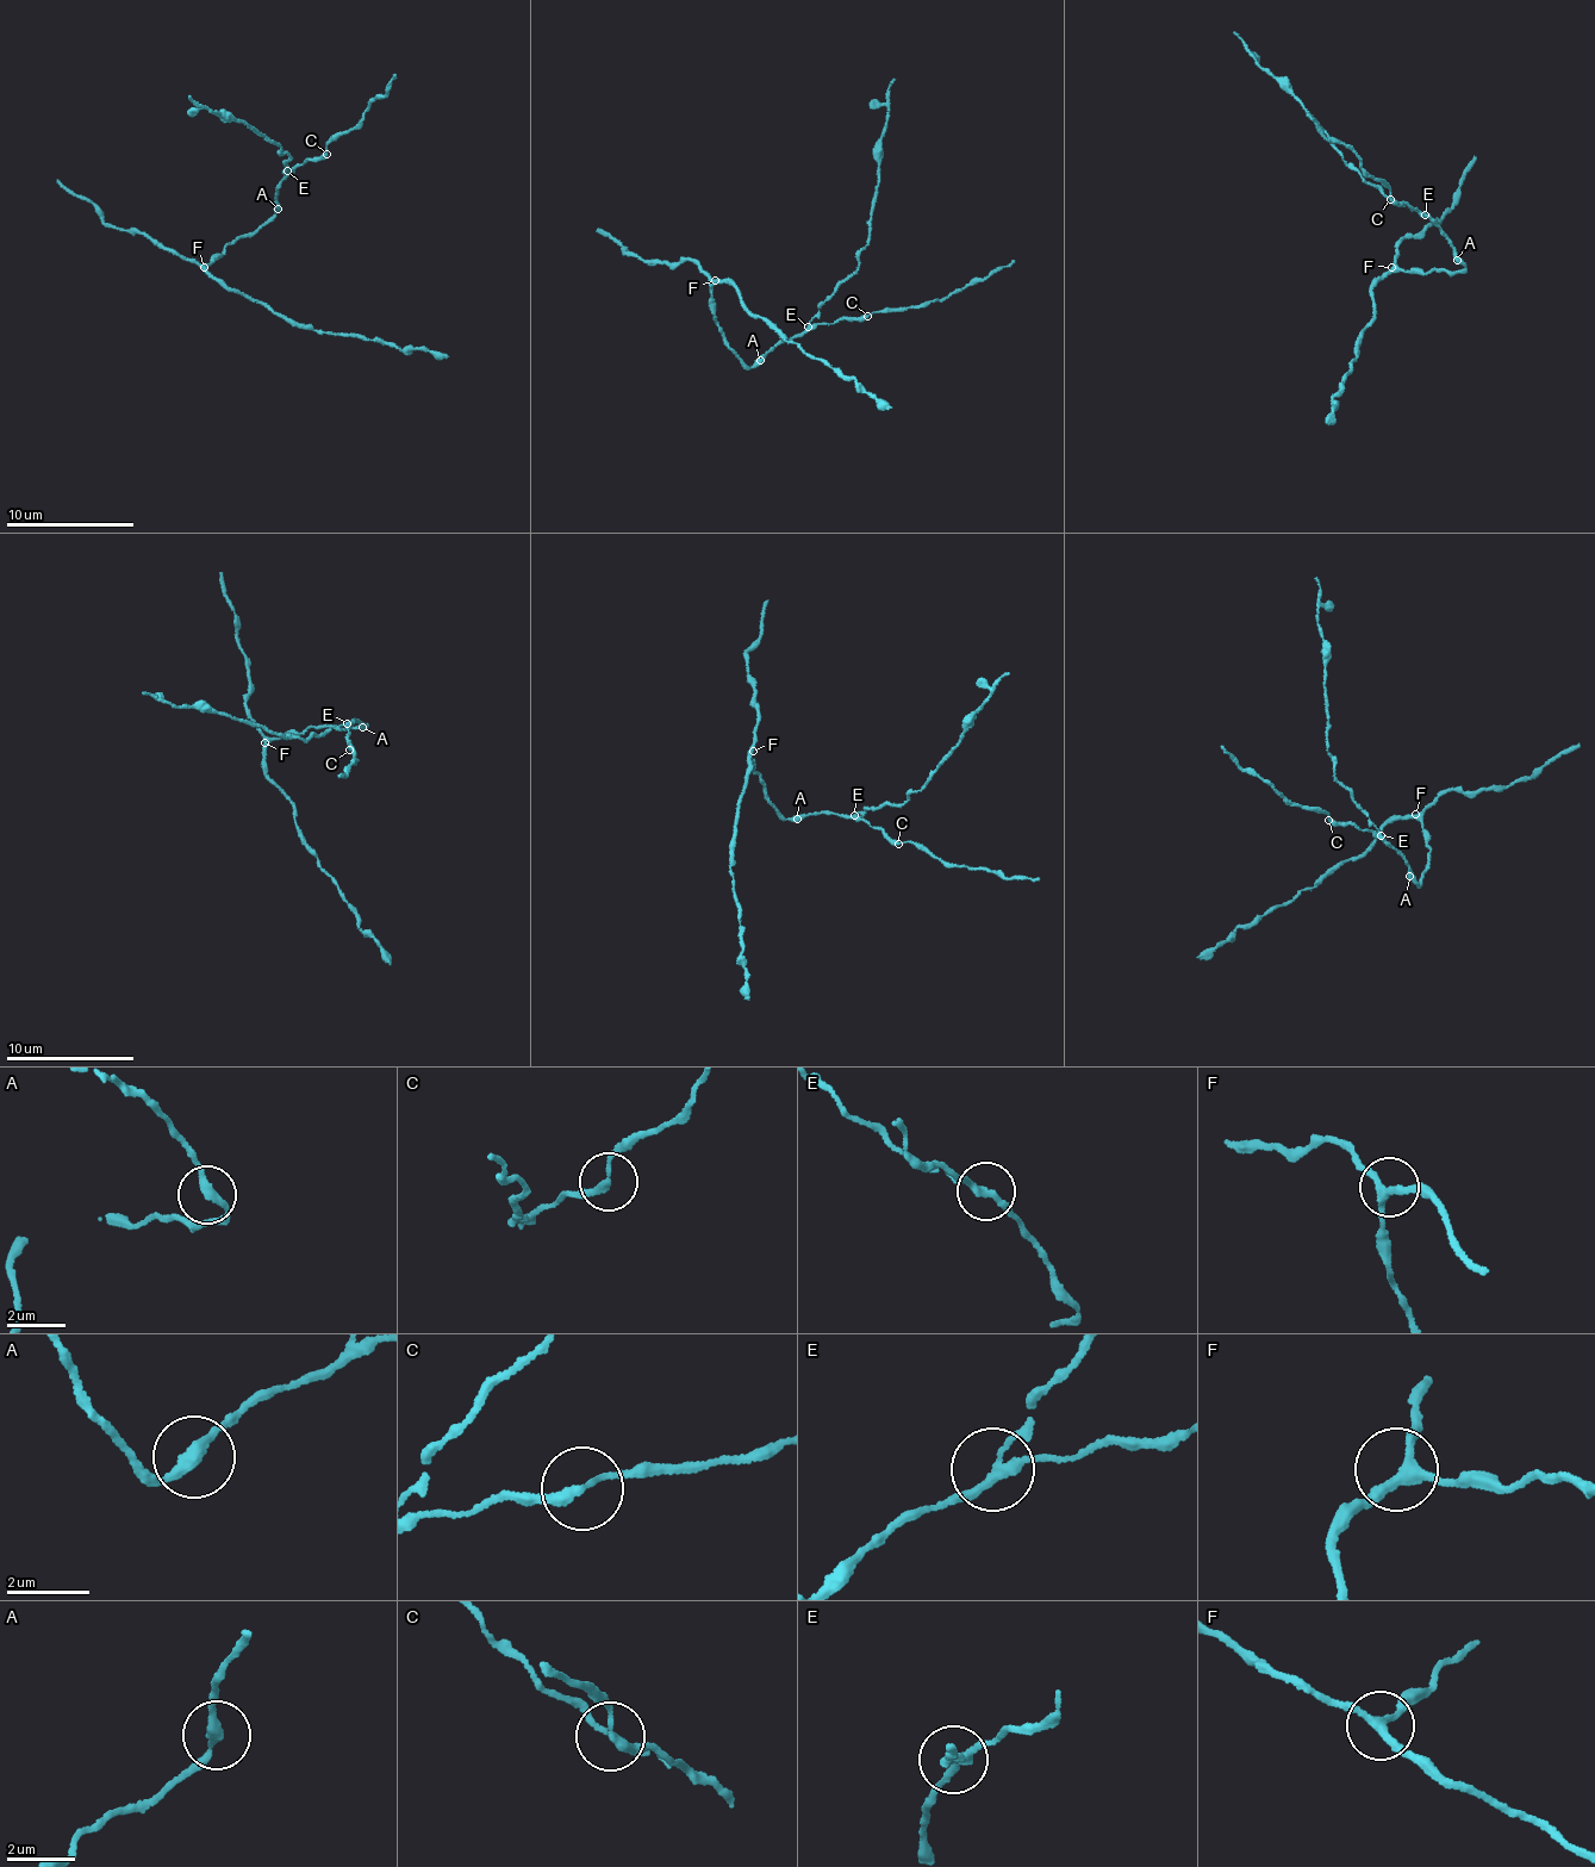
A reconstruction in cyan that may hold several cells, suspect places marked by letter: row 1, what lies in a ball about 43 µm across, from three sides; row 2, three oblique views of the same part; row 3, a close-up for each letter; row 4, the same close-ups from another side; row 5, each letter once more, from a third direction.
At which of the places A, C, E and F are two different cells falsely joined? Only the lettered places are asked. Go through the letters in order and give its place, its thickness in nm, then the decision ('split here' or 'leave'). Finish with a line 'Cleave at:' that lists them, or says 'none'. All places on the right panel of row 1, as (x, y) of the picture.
A: at (1457, 260); 280 nm thick; leave
C: at (1390, 199); 180 nm thick; leave
E: at (1425, 215); 180 nm thick; split here
F: at (1391, 267); 240 nm thick; leave
Cleave at: E

